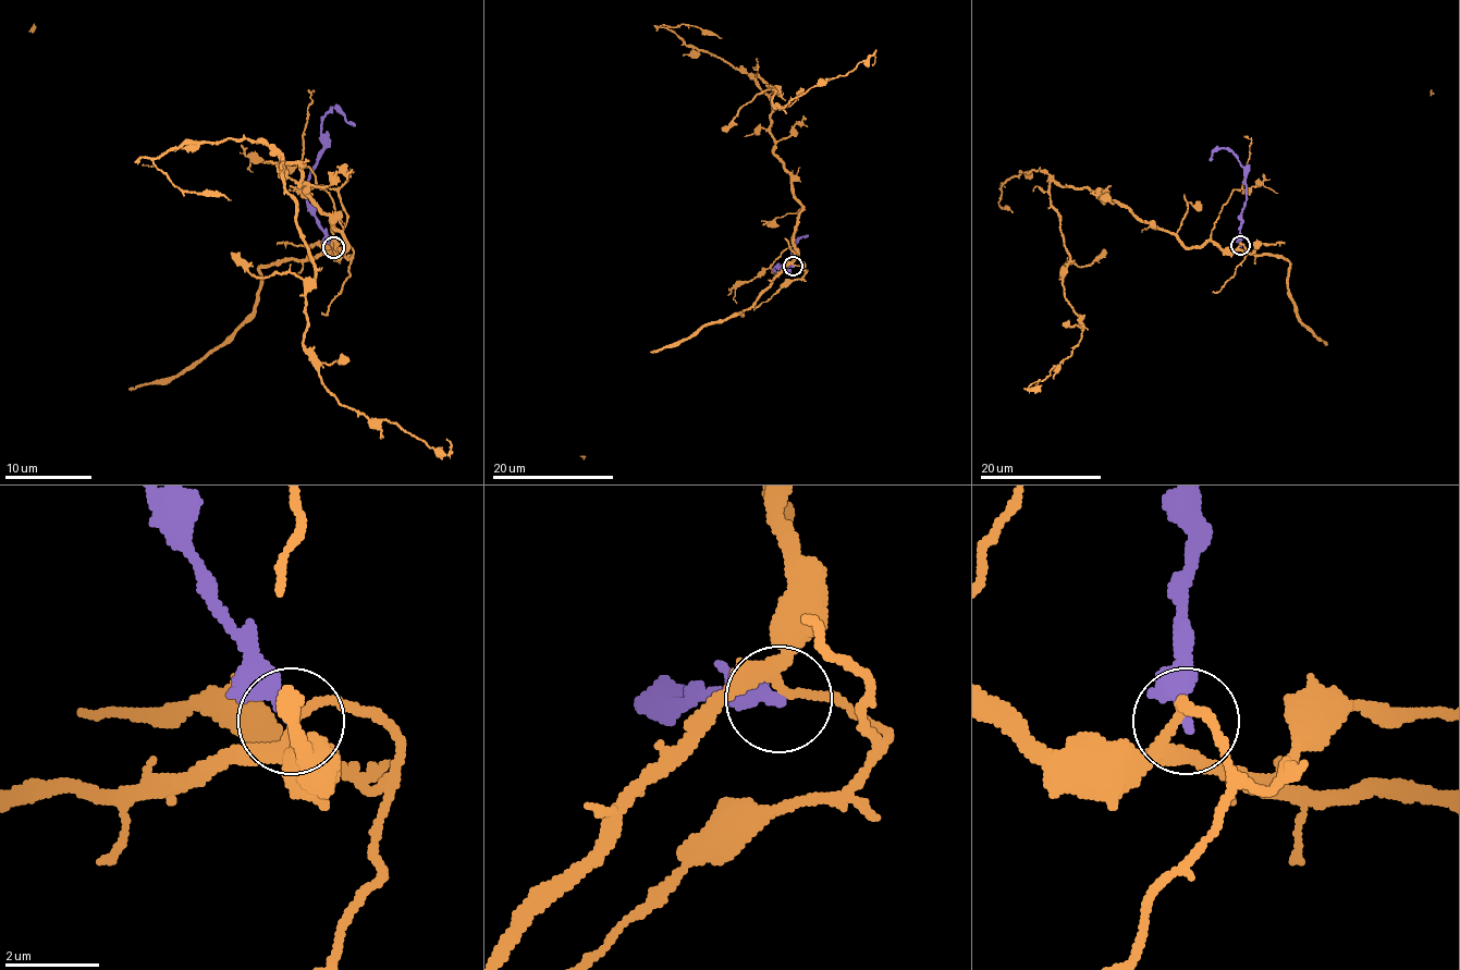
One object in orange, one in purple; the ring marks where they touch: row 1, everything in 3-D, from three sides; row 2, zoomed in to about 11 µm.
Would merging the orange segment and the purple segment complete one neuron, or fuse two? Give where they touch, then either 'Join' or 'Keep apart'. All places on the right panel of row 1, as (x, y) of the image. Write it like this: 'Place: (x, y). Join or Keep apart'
Place: (1240, 245). Keep apart

